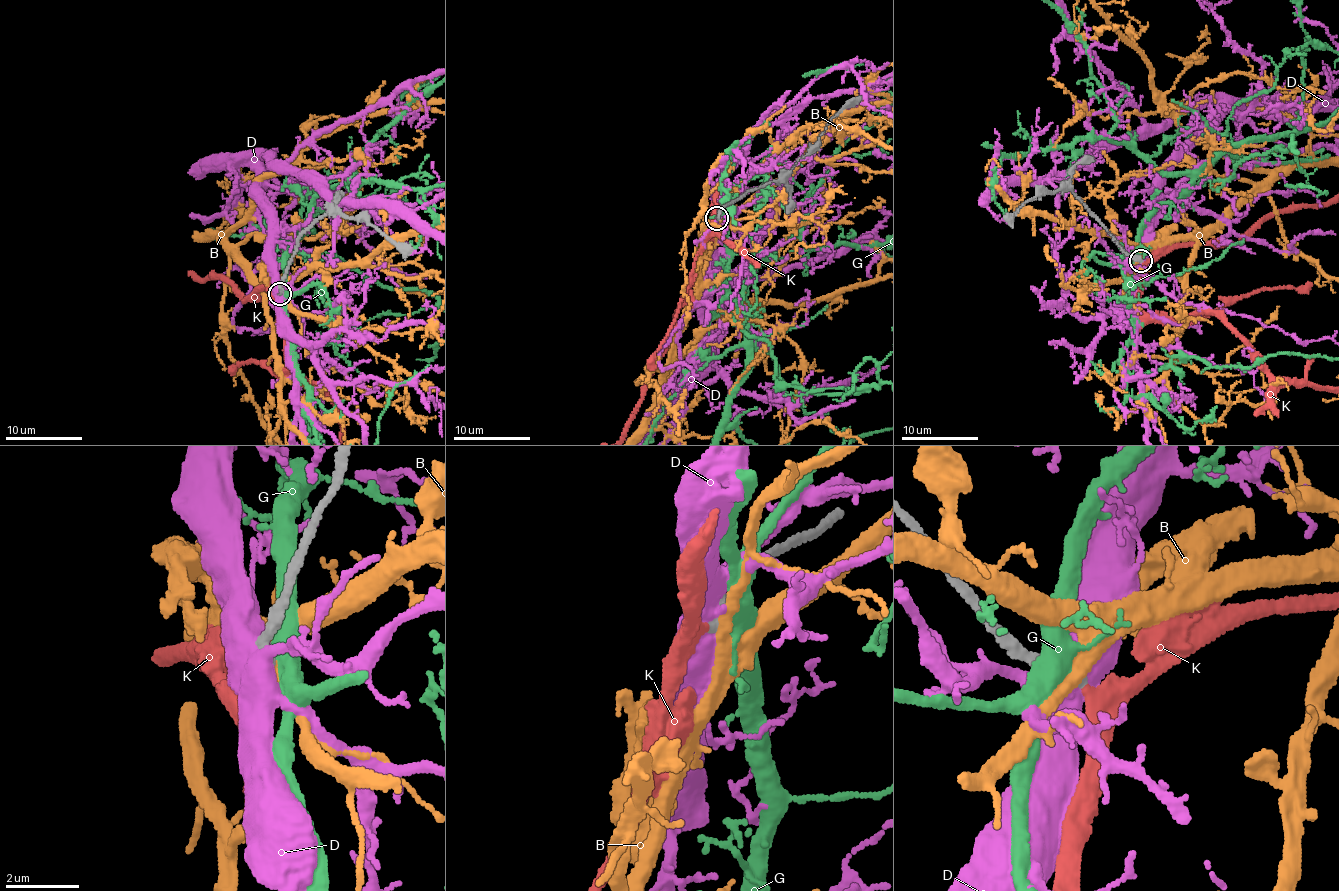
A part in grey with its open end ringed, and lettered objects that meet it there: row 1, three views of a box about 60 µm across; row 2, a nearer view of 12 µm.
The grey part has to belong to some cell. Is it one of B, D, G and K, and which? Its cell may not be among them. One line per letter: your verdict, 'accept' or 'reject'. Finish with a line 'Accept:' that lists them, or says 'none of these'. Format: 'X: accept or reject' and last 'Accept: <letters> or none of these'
B: reject
D: reject
G: reject
K: accept
Accept: K

